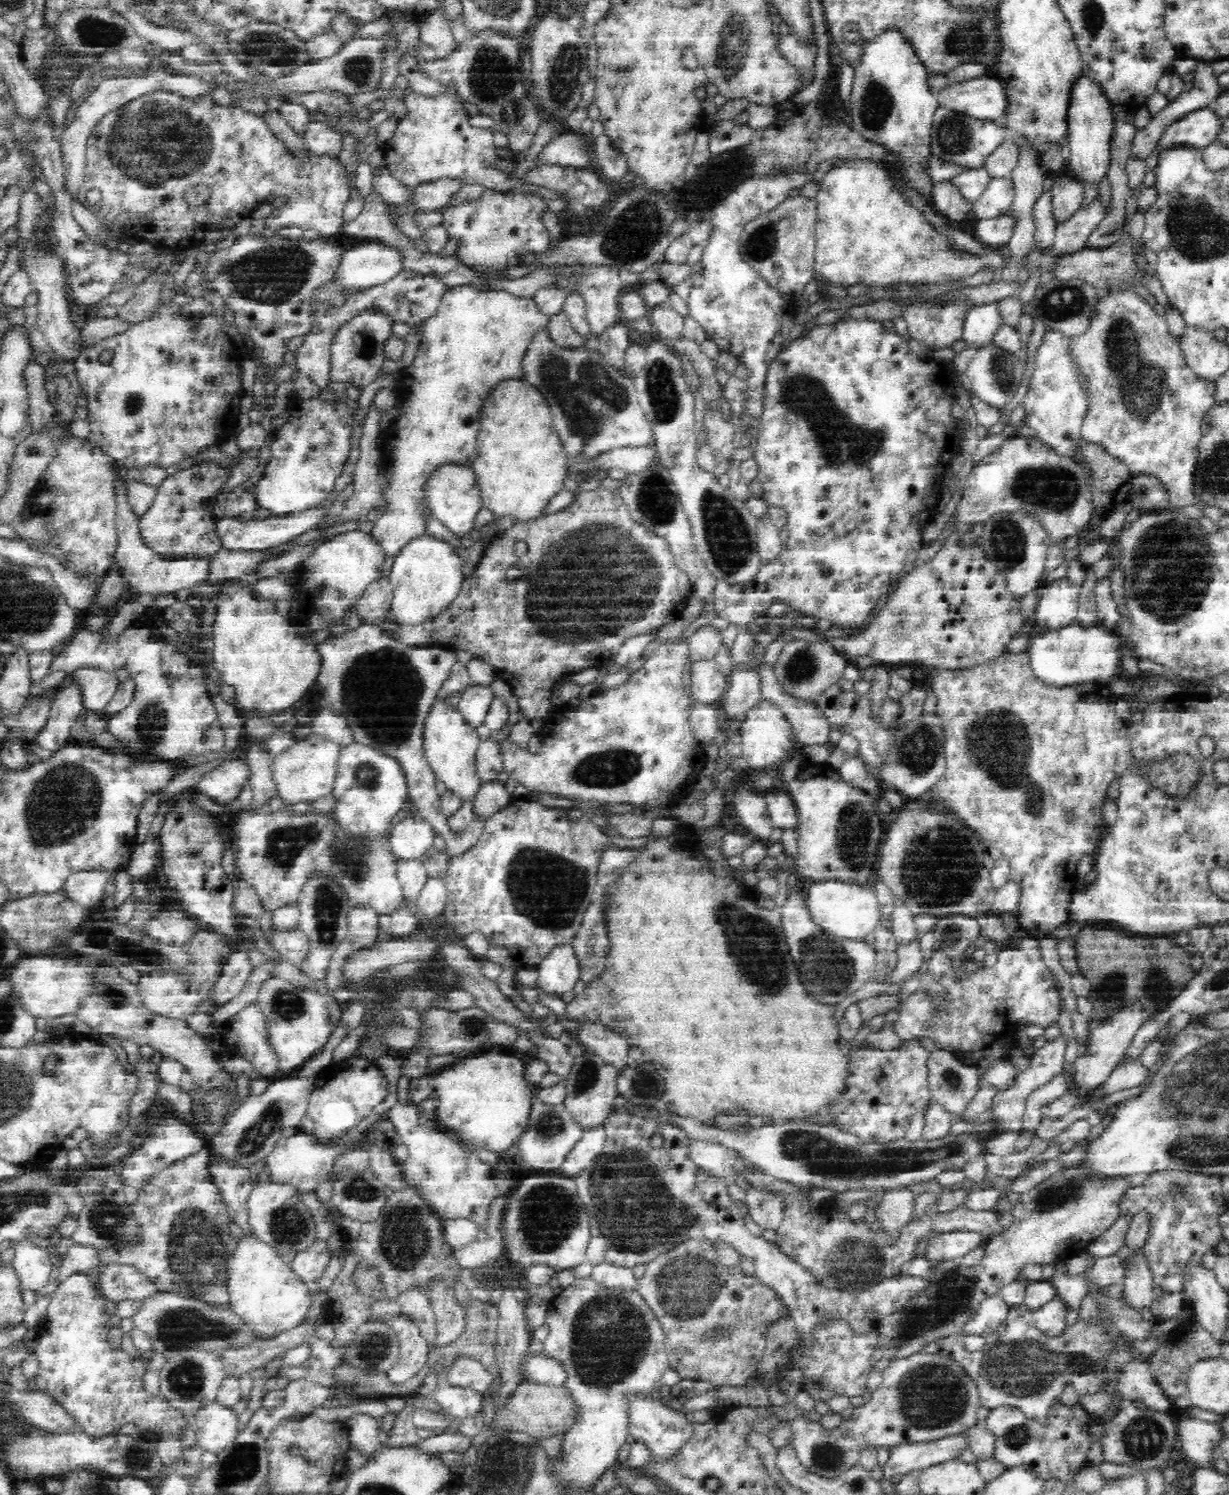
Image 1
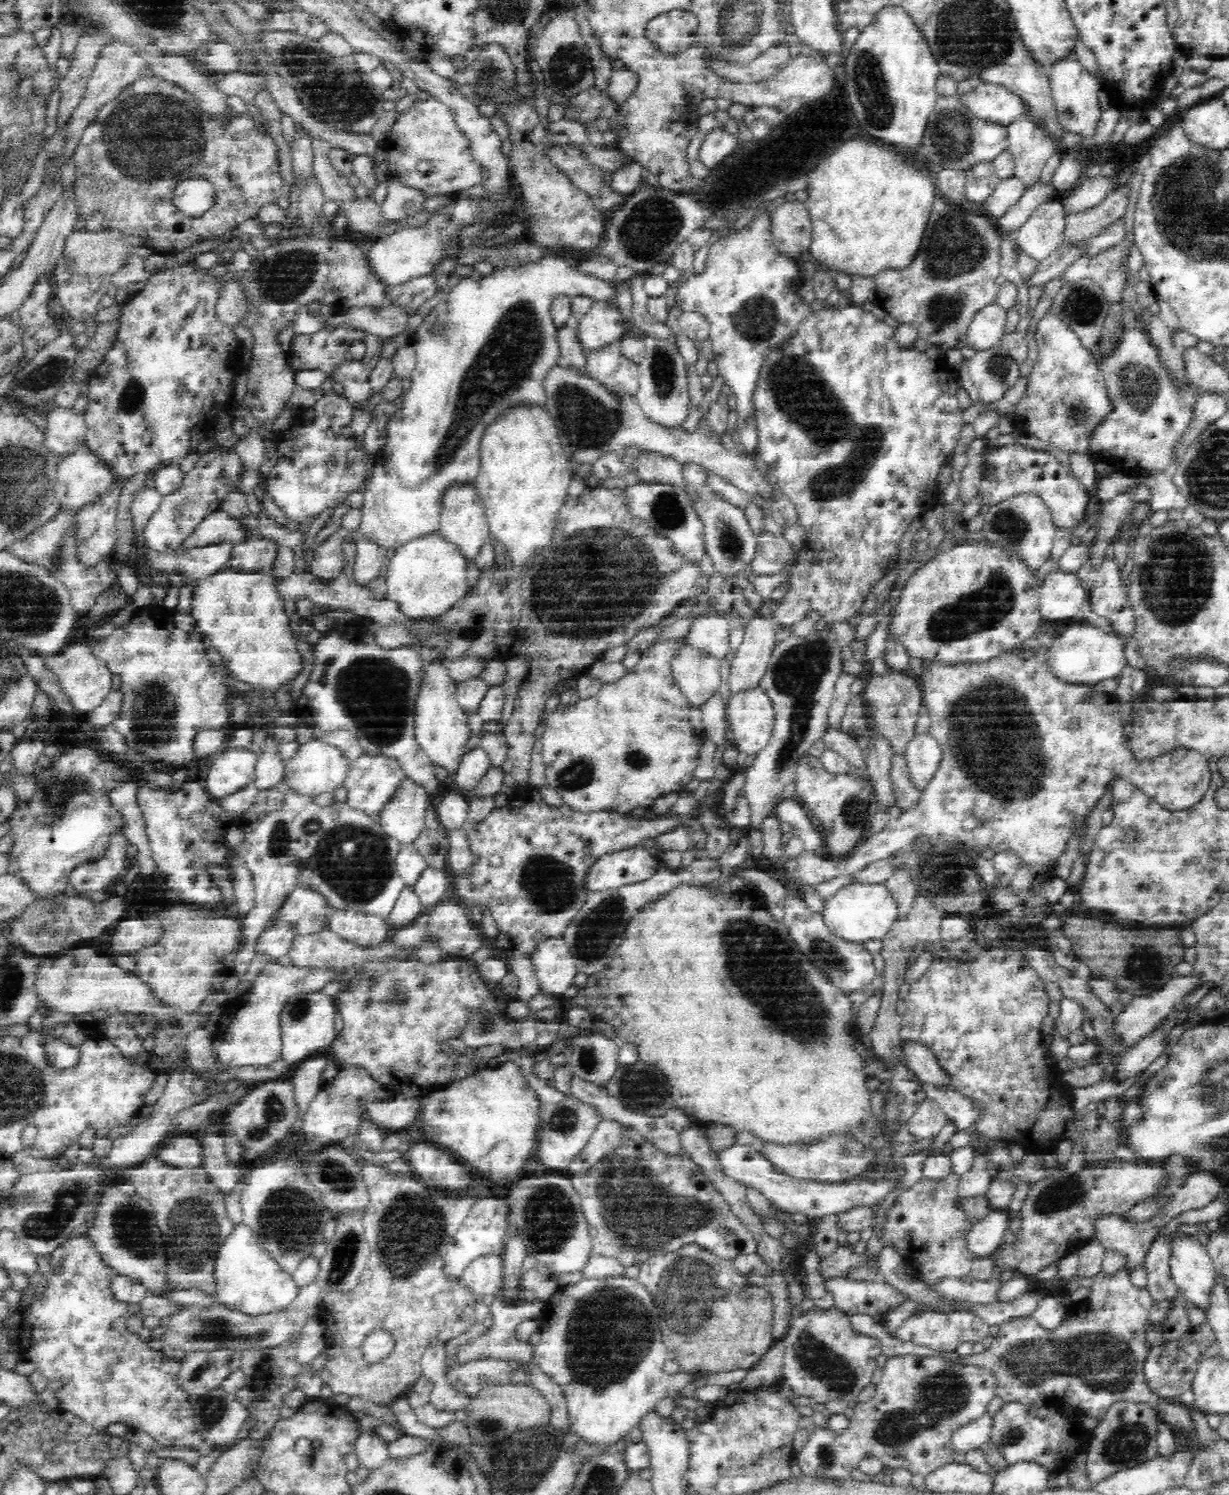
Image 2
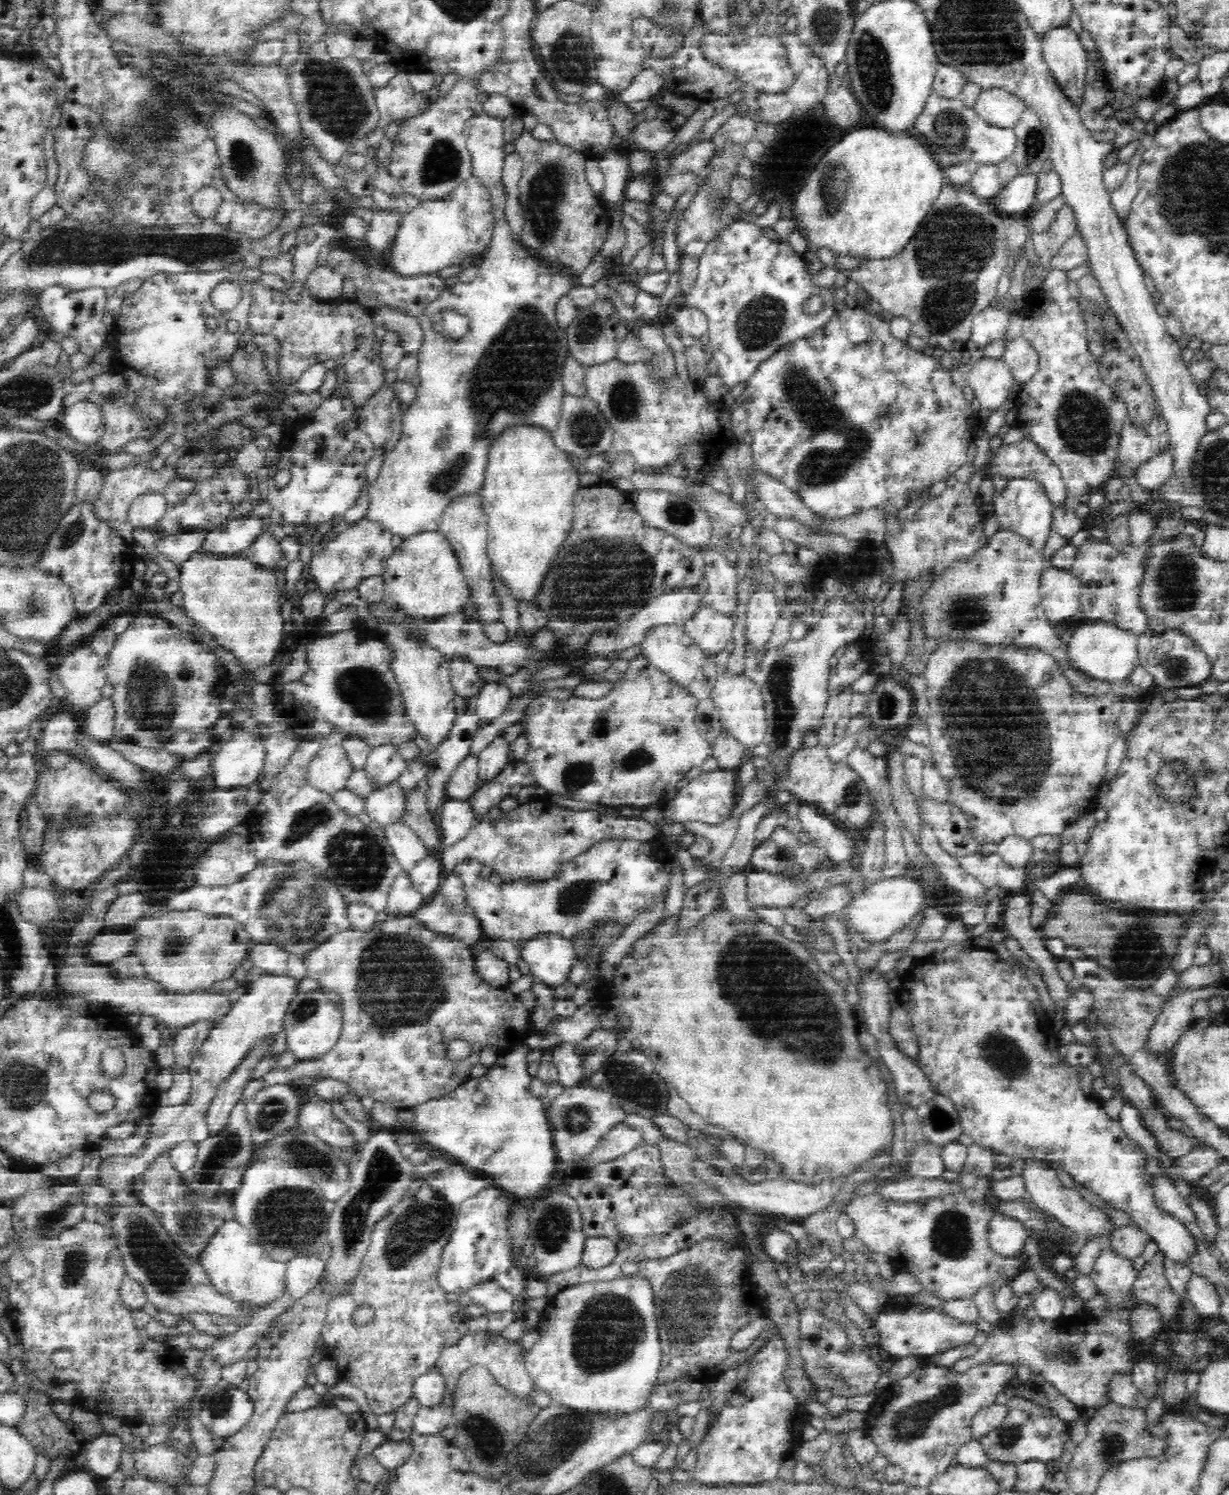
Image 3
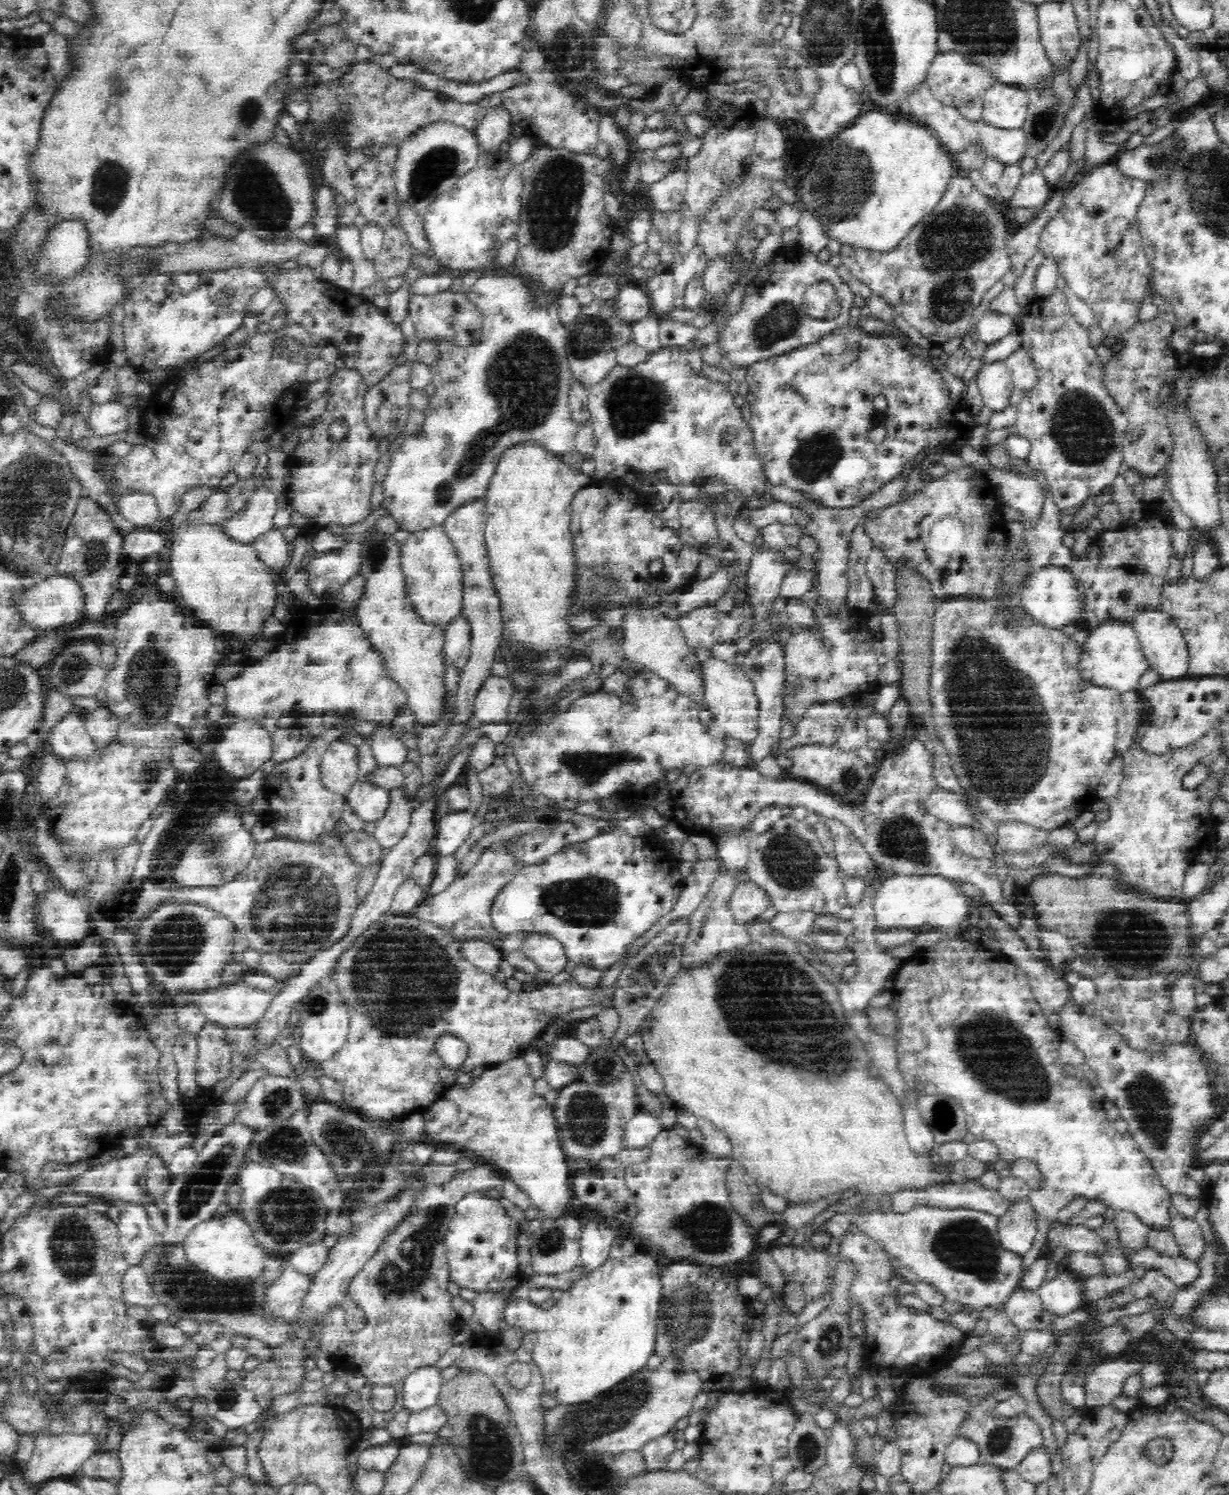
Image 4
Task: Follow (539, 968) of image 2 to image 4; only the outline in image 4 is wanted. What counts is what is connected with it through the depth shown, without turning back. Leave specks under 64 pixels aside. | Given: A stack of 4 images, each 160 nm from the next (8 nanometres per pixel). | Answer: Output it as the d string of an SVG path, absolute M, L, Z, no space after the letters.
M513 931L506 933L502 940L501 951L511 948L522 950L541 970L558 973L563 969L567 958L562 945L549 933L539 931Z

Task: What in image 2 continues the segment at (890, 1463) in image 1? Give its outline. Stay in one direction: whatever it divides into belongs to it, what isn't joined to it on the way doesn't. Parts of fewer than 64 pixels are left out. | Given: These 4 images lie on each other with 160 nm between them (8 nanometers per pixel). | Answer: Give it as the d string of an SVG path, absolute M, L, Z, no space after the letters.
M986 1410L983 1414L968 1422L965 1426L960 1426L955 1434L956 1452L974 1448L974 1446L984 1446L989 1440L994 1426L996 1414Z

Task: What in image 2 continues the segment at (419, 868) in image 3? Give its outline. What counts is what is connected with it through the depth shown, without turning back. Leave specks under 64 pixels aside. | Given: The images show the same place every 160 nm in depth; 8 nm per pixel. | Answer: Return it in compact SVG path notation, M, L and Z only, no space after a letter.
M426 864L412 886L420 902L428 908L435 905L444 896L446 883L447 877L443 868Z

